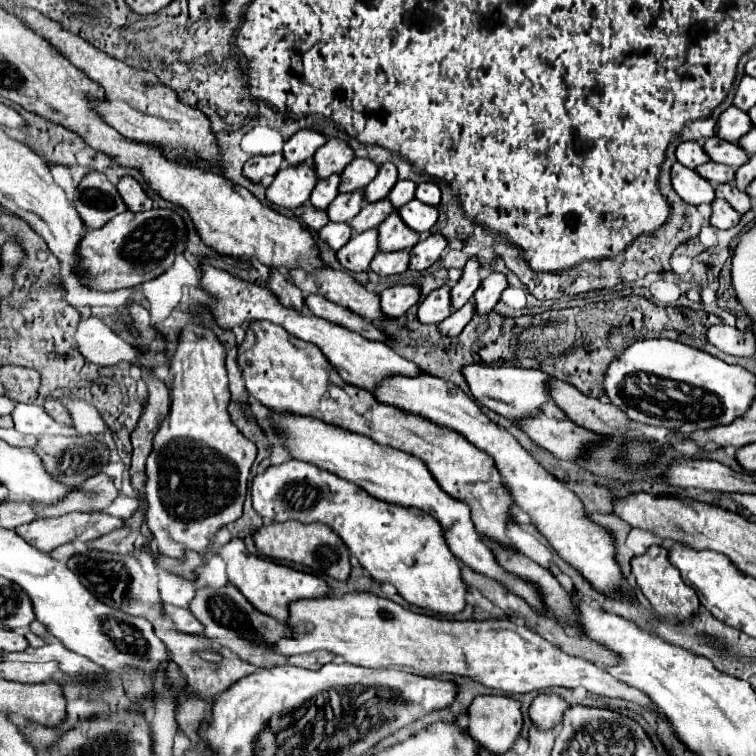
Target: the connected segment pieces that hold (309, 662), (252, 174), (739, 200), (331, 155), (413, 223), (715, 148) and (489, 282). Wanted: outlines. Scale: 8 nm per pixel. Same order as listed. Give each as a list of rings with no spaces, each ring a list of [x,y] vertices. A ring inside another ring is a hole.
[[[310,652],[310,654],[298,654],[298,656],[290,656],[286,662],[292,666],[302,666],[308,670],[318,670],[322,668],[326,662],[330,662],[334,656],[330,652]]]
[[[270,154],[270,156],[252,156],[244,164],[244,176],[252,182],[260,182],[266,176],[274,176],[282,168],[284,156],[282,154]]]
[[[718,184],[718,186],[716,186],[716,196],[720,196],[720,194],[722,194],[722,198],[726,198],[726,200],[732,204],[732,208],[738,210],[740,214],[744,214],[744,212],[750,210],[750,196],[748,196],[746,192],[742,192],[742,190],[738,190],[736,186],[732,186],[732,184]]]
[[[328,140],[316,154],[314,154],[314,164],[316,164],[316,172],[318,178],[328,178],[330,174],[340,174],[350,160],[354,158],[354,150],[350,148],[350,144],[346,144],[346,140]]]
[[[412,200],[410,204],[402,206],[398,212],[400,212],[402,220],[404,220],[412,230],[416,230],[418,234],[430,232],[430,228],[432,228],[432,226],[436,224],[436,220],[438,220],[438,208],[436,208],[436,206],[430,206],[430,204],[422,204],[420,200]]]
[[[718,136],[706,138],[704,140],[704,150],[710,156],[710,160],[732,166],[732,168],[740,168],[748,160],[748,154],[742,152],[742,148],[738,148],[738,144],[726,142],[726,140],[718,138]]]
[[[492,272],[482,280],[482,286],[474,294],[476,312],[488,314],[500,302],[502,292],[508,288],[508,278],[502,272]]]

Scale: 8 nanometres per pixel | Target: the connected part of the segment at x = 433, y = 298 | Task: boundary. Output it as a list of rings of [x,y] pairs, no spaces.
[[[442,286],[422,300],[418,308],[418,320],[424,324],[440,324],[446,320],[446,316],[450,316],[450,312],[450,286]]]

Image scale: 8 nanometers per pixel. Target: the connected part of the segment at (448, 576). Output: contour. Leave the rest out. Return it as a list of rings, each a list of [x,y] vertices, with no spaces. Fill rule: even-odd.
[[[302,460],[268,466],[252,480],[250,492],[254,510],[268,522],[298,520],[302,524],[320,522],[330,526],[362,568],[374,580],[394,584],[406,602],[438,614],[458,614],[466,606],[460,562],[448,550],[438,520],[426,516],[426,512],[374,500],[356,484]]]

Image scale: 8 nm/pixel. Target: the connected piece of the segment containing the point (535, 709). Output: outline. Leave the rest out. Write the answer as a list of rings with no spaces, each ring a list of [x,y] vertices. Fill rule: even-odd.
[[[538,694],[530,706],[530,718],[538,728],[554,728],[570,704],[560,694]]]

